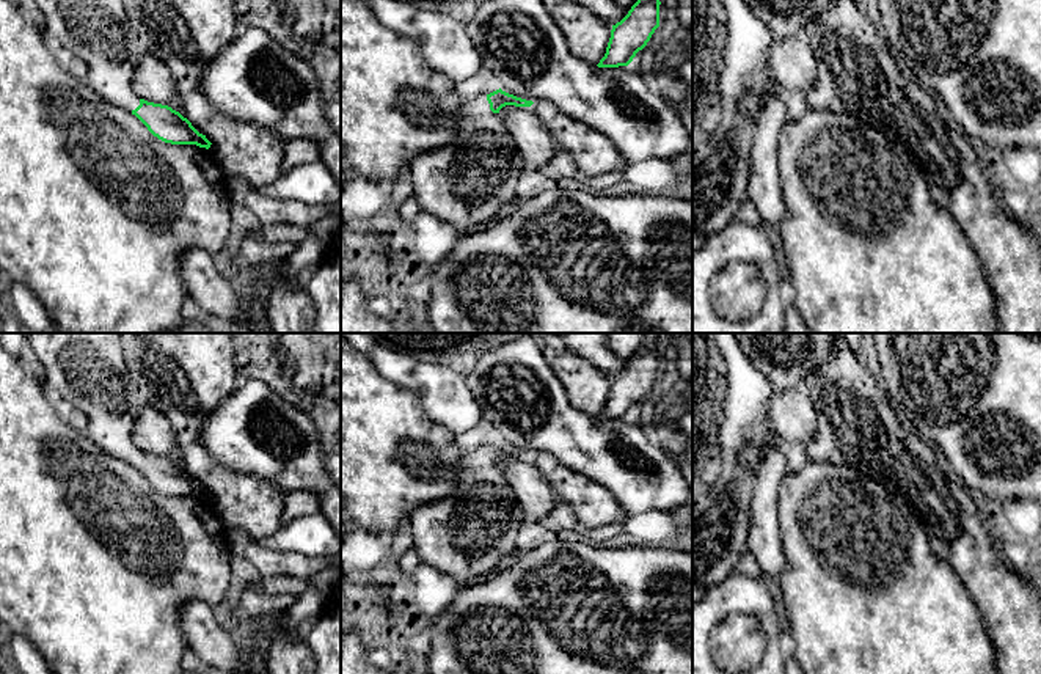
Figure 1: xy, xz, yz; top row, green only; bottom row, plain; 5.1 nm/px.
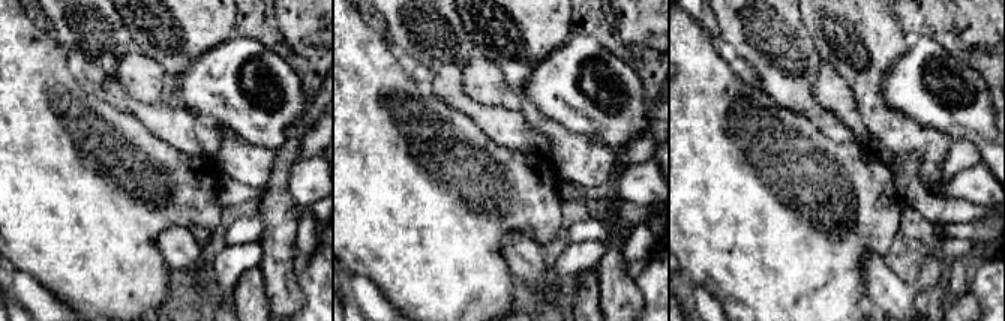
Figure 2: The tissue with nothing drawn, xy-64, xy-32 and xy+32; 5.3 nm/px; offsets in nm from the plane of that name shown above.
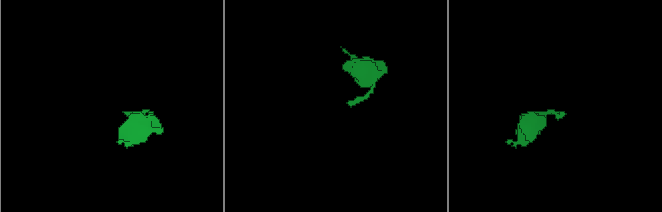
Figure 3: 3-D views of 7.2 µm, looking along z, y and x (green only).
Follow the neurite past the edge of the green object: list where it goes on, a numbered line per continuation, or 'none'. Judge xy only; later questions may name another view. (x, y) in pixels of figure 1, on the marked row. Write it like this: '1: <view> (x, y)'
1: xy (98, 32)

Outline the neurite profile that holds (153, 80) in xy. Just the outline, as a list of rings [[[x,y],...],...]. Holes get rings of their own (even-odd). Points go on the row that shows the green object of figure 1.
[[[144,52],[141,55],[133,69],[132,86],[141,99],[168,105],[187,118],[174,77],[154,53]]]

